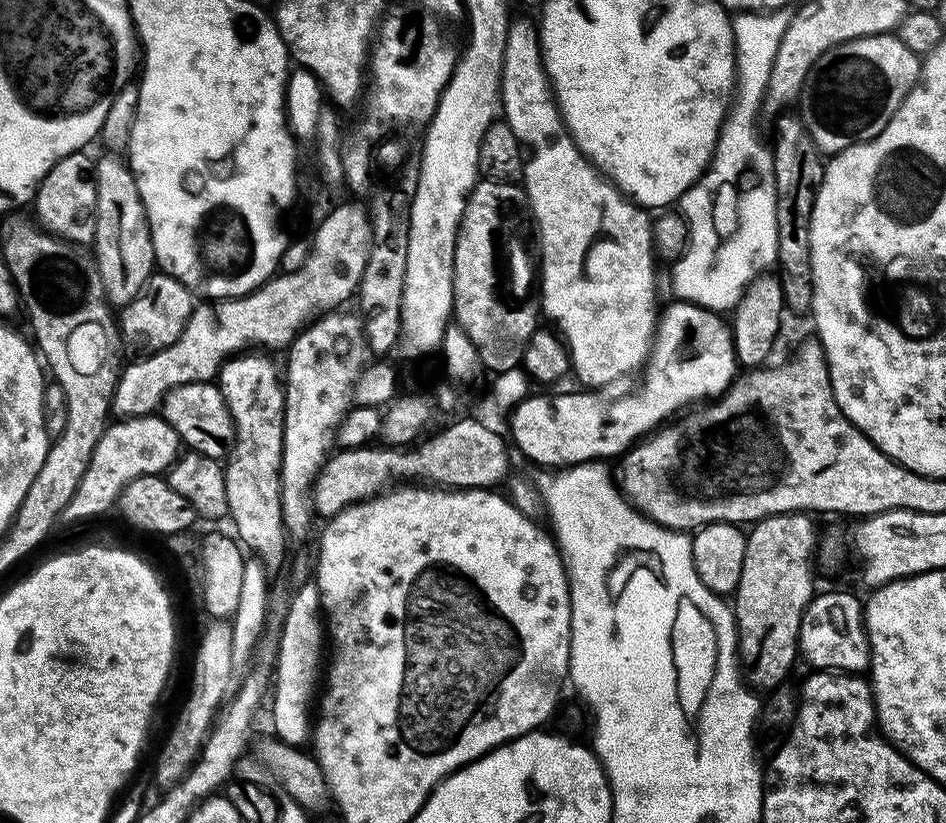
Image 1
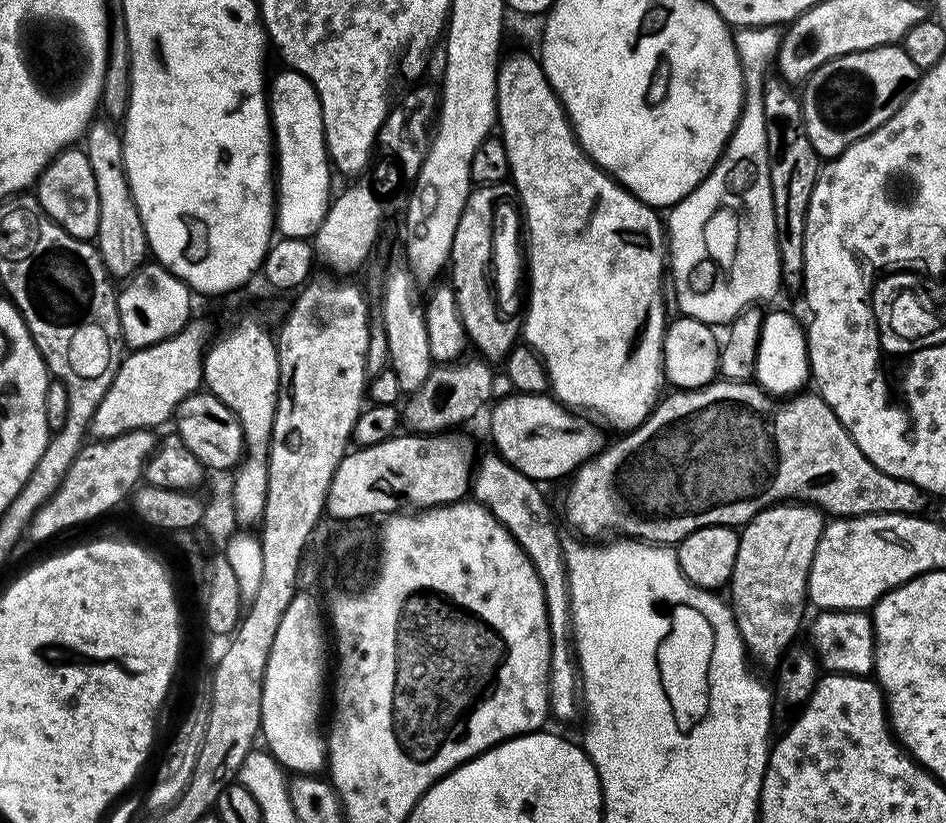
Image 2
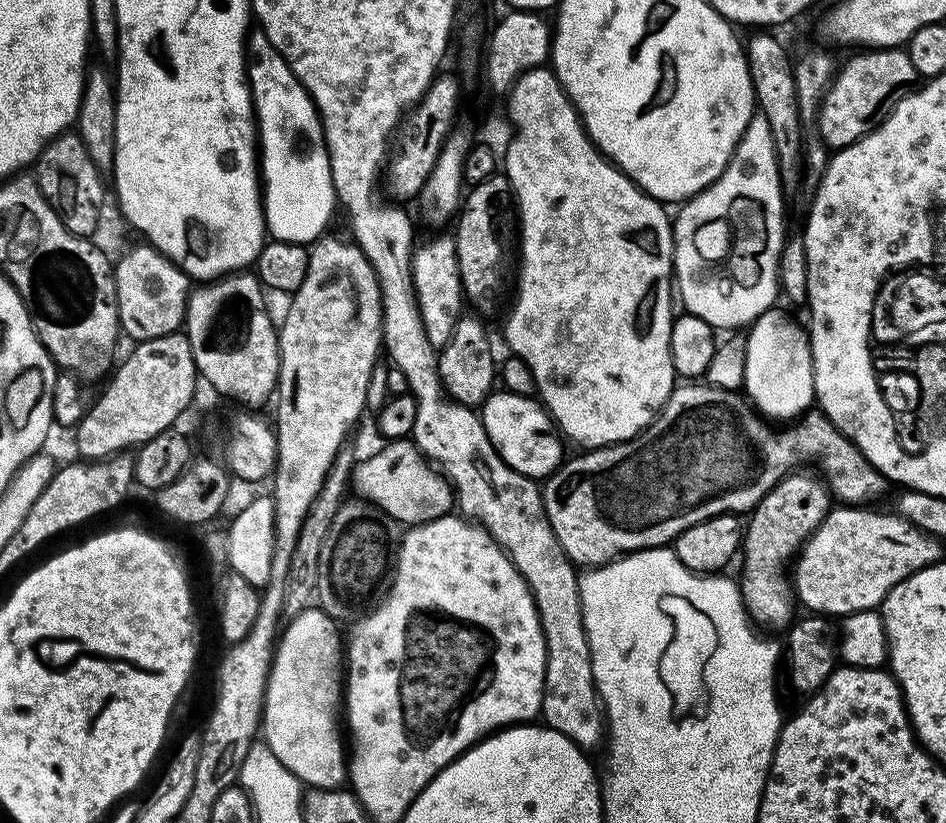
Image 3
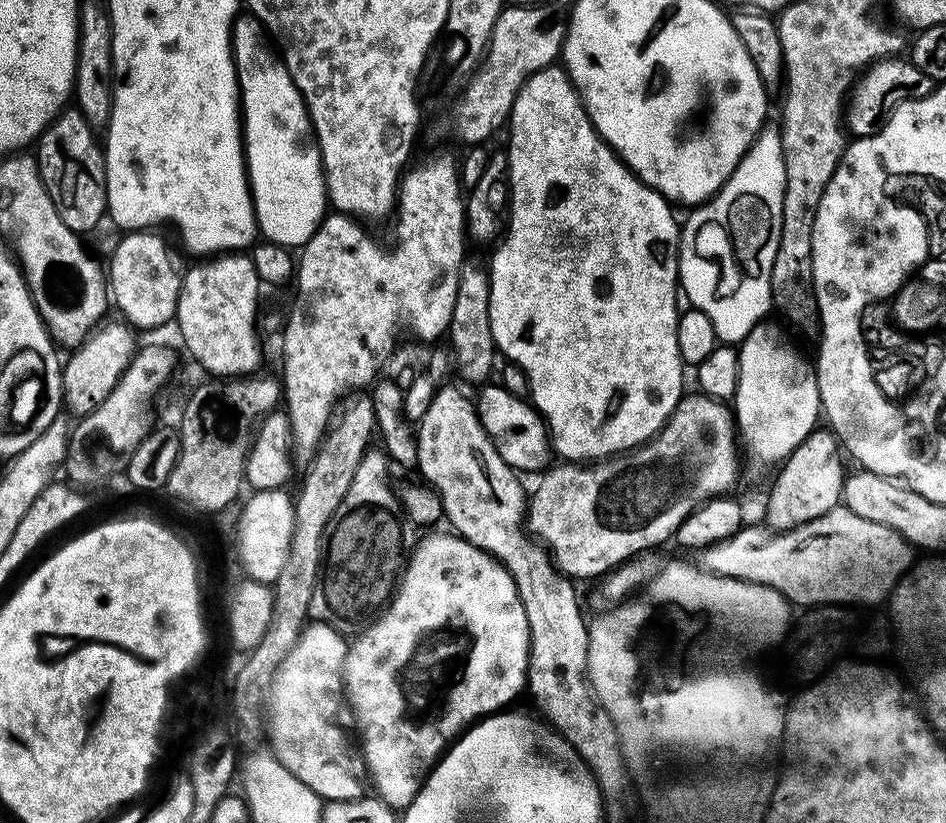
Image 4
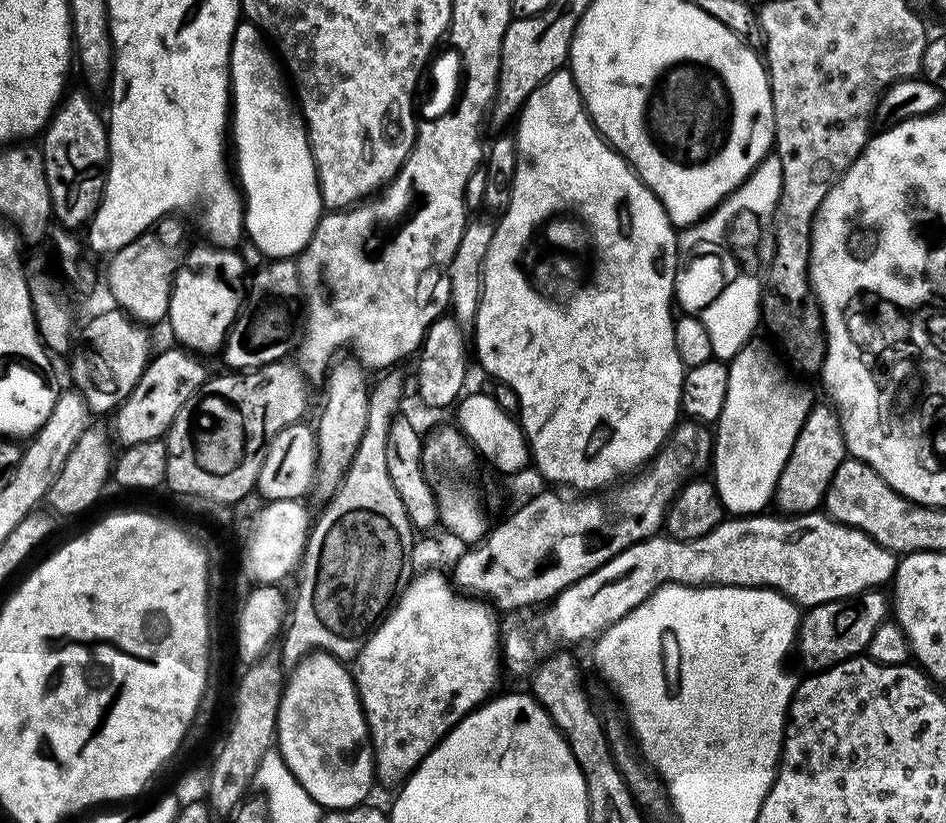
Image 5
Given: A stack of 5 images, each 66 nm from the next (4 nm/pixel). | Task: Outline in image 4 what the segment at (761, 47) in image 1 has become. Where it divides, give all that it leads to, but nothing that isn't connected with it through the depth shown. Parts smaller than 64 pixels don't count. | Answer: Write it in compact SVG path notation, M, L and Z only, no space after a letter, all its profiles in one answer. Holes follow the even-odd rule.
M766 126L758 133L755 142L748 147L738 162L734 174L711 200L693 207L688 221L680 229L679 287L688 295L693 309L706 318L716 331L717 341L728 346L739 345L750 334L755 324L761 323L772 308L770 270L774 266L774 254L778 250L780 223L782 222L782 198L786 190L786 162L782 154L782 138L779 127Z

